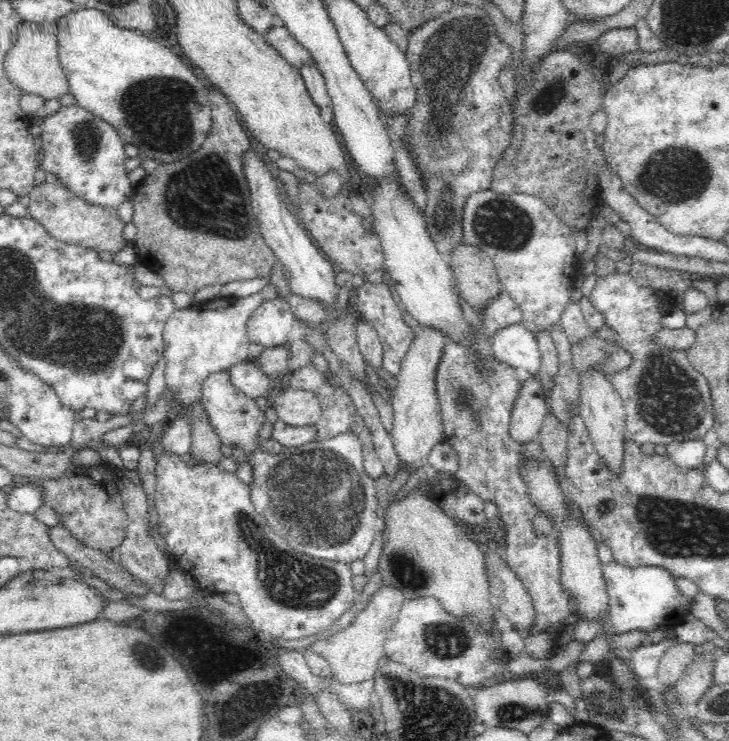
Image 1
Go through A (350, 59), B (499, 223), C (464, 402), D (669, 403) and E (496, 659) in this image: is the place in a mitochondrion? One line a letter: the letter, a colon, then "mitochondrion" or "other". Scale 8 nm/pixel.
A: other
B: mitochondrion
C: mitochondrion
D: mitochondrion
E: other

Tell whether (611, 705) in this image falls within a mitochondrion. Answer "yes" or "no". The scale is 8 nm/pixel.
yes

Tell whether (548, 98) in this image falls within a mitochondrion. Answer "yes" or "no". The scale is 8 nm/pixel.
yes

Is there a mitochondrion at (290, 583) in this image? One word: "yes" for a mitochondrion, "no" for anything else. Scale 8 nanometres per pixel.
yes

